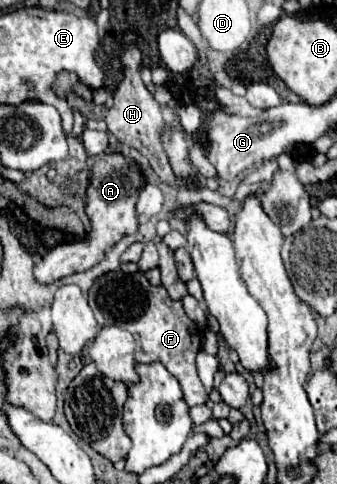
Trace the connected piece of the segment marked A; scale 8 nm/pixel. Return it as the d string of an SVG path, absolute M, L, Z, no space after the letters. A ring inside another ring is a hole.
M122 153L100 155L92 167L90 187L88 187L88 197L86 197L86 213L90 215L90 221L92 221L90 235L84 241L58 245L56 249L52 249L42 261L34 265L36 281L54 283L60 277L72 275L76 271L86 271L104 257L110 245L116 245L124 235L136 233L138 215L136 215L134 205L136 205L138 191L142 189L142 185L144 185L144 177L136 163L126 159Z

